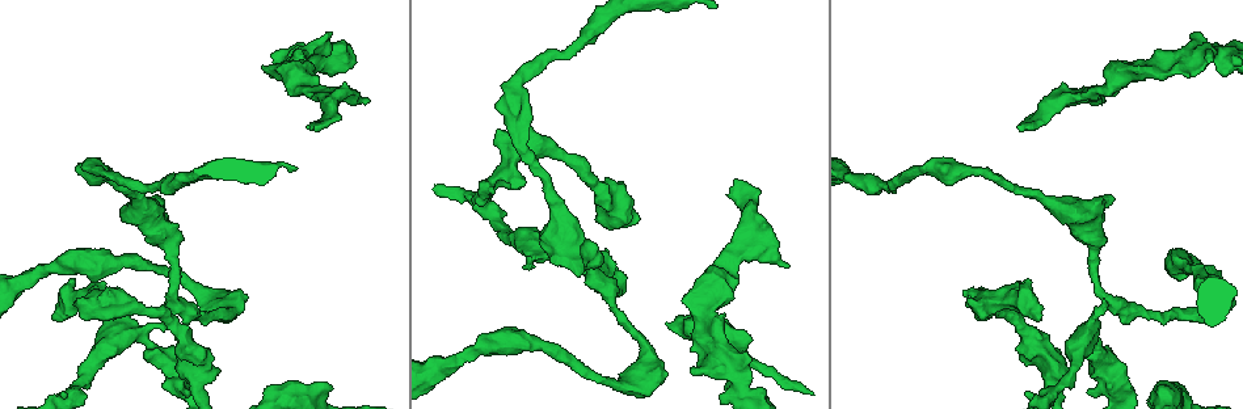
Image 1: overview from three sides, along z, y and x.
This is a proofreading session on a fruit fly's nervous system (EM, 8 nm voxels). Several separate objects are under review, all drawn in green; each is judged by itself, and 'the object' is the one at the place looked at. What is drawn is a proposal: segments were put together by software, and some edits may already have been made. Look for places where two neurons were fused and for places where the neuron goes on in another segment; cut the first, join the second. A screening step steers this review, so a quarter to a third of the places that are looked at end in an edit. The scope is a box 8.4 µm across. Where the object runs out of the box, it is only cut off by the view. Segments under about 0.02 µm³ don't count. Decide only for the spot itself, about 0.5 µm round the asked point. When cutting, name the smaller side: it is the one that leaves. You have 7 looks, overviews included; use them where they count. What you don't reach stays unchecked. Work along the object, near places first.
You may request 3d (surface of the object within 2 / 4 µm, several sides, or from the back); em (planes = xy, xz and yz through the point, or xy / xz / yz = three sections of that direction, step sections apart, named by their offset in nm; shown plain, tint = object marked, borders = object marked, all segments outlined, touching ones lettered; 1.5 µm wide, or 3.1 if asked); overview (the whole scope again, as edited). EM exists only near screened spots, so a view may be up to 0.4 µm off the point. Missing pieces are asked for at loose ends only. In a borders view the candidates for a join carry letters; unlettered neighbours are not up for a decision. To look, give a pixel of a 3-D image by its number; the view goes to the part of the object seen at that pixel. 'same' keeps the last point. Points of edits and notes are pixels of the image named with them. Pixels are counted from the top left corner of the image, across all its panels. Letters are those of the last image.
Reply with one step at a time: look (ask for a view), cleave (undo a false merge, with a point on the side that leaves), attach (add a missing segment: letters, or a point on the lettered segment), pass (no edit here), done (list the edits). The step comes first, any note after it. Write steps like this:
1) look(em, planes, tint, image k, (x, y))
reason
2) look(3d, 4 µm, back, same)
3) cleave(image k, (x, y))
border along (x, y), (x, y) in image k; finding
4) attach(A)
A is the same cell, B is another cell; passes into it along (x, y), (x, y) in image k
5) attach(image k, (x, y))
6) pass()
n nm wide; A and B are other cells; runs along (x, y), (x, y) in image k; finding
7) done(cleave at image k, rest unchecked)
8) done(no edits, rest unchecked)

look(3d, 4 µm, image 1, (1105, 100))
branch stops here

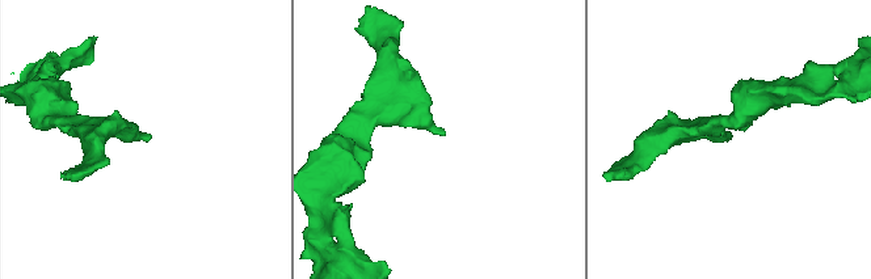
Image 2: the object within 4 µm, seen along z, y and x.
look(em, planes, borders, image 2, (729, 136))
need the tissue

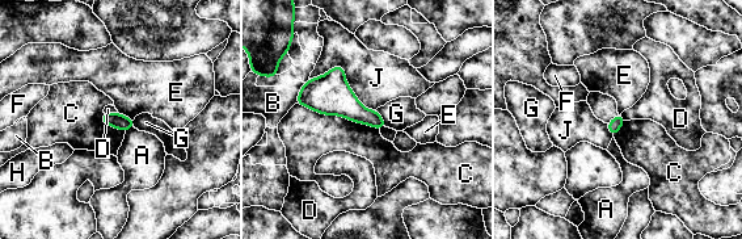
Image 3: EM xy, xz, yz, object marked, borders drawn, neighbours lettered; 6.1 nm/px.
pass()
A, B, C, D, E, F, G, H and J are other cells; none of them fits

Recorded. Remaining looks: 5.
look(em, 3.1 µm, planes, borders, image 1, (748, 355))

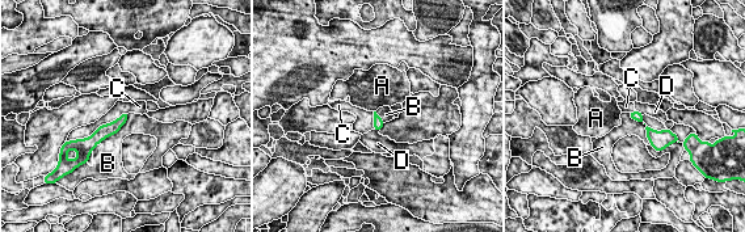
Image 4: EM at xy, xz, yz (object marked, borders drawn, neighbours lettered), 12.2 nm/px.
pass()
120 nm wide; C touches over 600 nm; A, B, C and D are other cells; no lettered segment goes on from it

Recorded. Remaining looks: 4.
look(em, planes, borders, image 1, (1105, 300))
free end

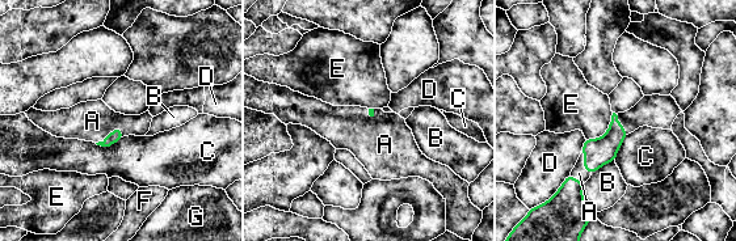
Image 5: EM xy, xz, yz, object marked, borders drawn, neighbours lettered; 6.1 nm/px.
attach(A)
E touches over 240 nm; A is the same cell, B, C, D, E, F and G are other cells; passes into it along (116, 135), (110, 134), (92, 121) in image 5; it goes on there

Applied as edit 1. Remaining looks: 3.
done(attach at image 5, rest unchecked)

